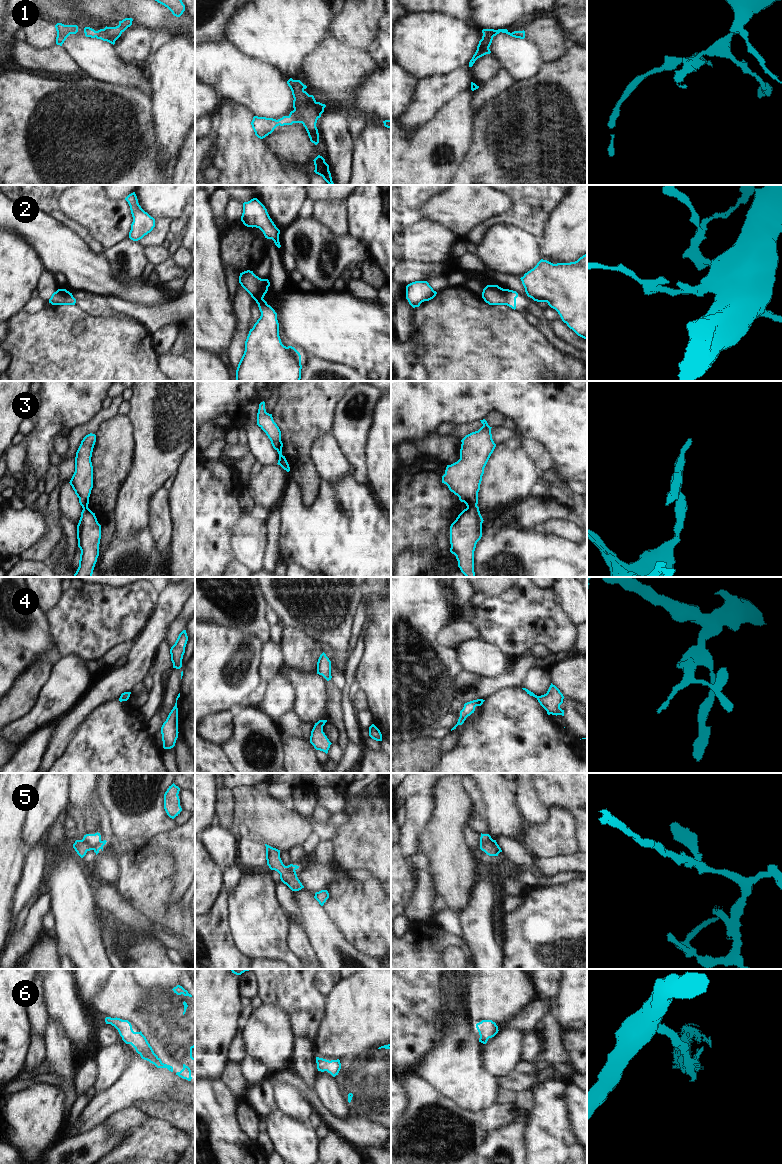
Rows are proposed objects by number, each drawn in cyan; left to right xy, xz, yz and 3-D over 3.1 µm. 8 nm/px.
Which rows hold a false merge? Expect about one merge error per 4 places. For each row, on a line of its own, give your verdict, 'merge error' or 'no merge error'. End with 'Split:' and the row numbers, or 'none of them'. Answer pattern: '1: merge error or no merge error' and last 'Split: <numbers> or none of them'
1: no merge error
2: merge error
3: merge error
4: no merge error
5: no merge error
6: no merge error
Split: 2, 3

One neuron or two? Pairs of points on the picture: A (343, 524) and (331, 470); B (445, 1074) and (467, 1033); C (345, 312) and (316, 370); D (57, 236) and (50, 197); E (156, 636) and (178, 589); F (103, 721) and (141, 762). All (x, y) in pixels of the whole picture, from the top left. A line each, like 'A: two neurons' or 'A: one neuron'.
A: two neurons
B: one neuron
C: two neurons
D: two neurons
E: one neuron
F: one neuron

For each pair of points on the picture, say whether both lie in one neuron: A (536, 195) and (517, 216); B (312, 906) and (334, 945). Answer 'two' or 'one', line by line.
A: one
B: one

